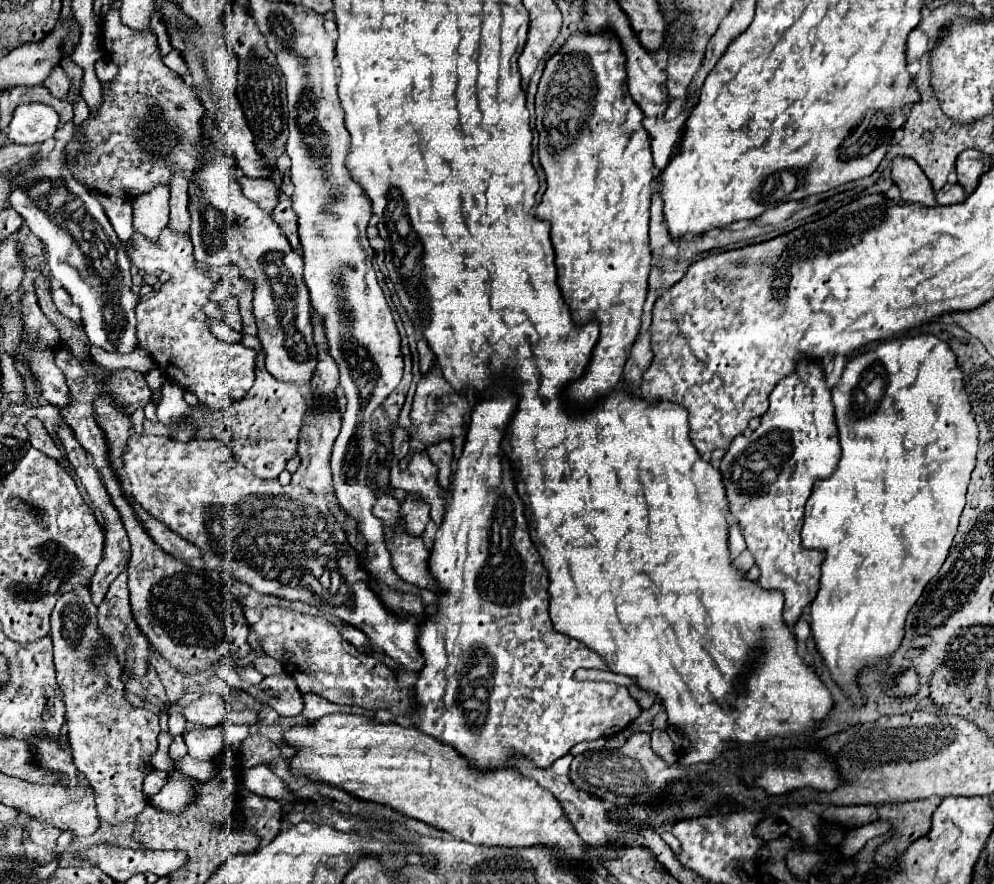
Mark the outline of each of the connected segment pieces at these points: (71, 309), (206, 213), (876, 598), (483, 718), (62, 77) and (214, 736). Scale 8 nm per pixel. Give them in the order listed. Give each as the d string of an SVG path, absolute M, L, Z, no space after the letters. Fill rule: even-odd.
M58 286L58 288L52 290L52 302L56 304L56 308L58 308L66 318L70 318L70 320L74 320L74 322L80 322L80 310L78 310L78 306L70 300L70 296L66 294L66 290L64 290L62 286Z
M212 148L208 154L210 164L202 168L198 174L194 174L194 186L190 188L190 216L192 216L192 244L194 244L194 256L198 262L204 262L208 266L226 266L232 264L238 268L240 276L254 286L254 318L258 324L258 338L266 352L266 370L286 382L306 382L310 374L316 370L318 352L316 344L312 342L312 306L310 306L310 294L302 278L302 256L298 250L294 250L288 242L288 238L282 234L282 230L276 226L272 216L264 210L260 210L254 202L242 196L240 186L234 178L234 158L226 152Z
M932 334L878 342L874 350L856 354L832 388L832 402L844 454L836 472L814 484L806 502L802 546L824 552L820 590L810 604L816 650L830 670L832 680L848 694L854 708L862 708L866 700L858 682L860 672L880 660L888 660L898 650L910 608L948 556L976 462L978 426L970 414L970 400L964 392L962 372L958 370L954 352ZM876 364L880 366L880 376L886 380L880 408L870 418L850 418L850 398L854 398L858 376L862 376L862 370L866 370L866 376L876 374Z
M506 382L494 384L490 386L490 390L484 392L484 398L480 398L470 414L470 424L468 424L468 432L466 432L466 442L462 448L462 454L456 462L454 474L452 474L452 488L448 494L448 508L444 512L442 524L438 526L436 532L436 540L434 540L434 548L430 552L430 574L438 584L438 590L434 592L436 596L436 612L428 614L420 626L418 626L418 650L424 658L424 666L416 676L416 686L414 686L414 710L408 716L410 726L418 728L420 732L450 744L452 748L456 748L456 752L460 752L478 772L490 772L496 770L500 766L510 766L514 762L514 756L520 754L524 758L528 758L536 768L550 768L552 762L560 756L566 756L570 752L570 748L578 742L584 740L598 740L598 738L608 738L618 734L620 730L624 730L626 726L630 726L642 712L638 700L634 700L628 692L626 686L618 686L618 684L610 684L610 682L578 682L574 678L574 672L578 668L596 668L596 670L610 670L608 662L594 650L586 648L580 640L574 640L558 630L552 628L550 616L548 616L548 606L550 606L550 594L548 594L548 574L546 568L540 562L540 554L534 546L534 542L530 540L530 532L528 532L528 520L524 516L524 504L518 496L516 490L516 482L514 482L514 468L504 466L504 452L502 452L502 438L506 434L506 428L512 420L512 416L516 414L518 408L518 396L512 388L506 388Z
M60 66L54 68L54 72L50 74L50 78L48 78L44 84L46 84L46 88L48 88L54 96L58 96L58 98L66 98L68 88L70 88L70 80L68 80L68 76L64 74L64 70L62 70Z
M216 724L206 730L184 732L184 740L188 746L188 754L196 760L214 760L224 748L222 724Z

